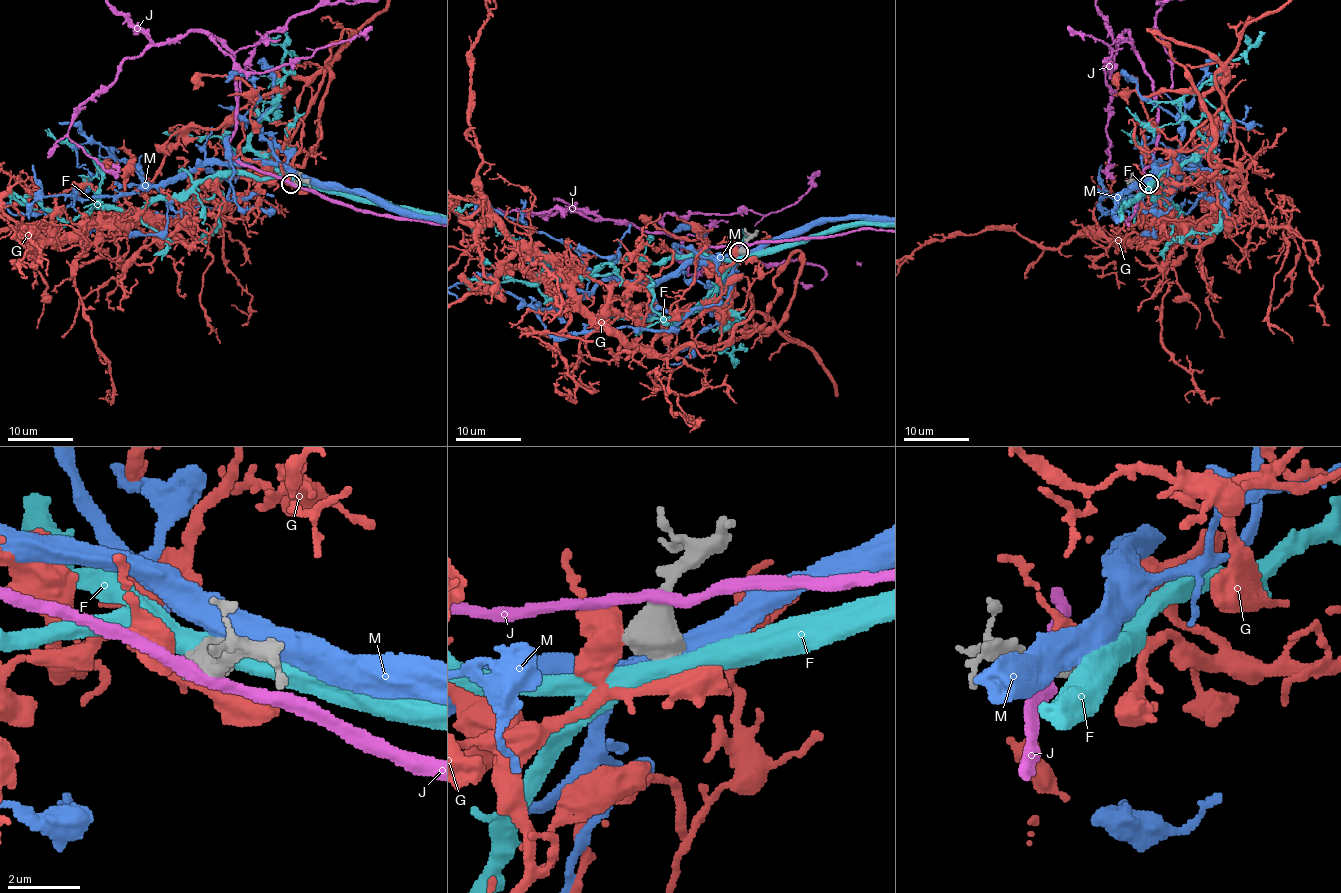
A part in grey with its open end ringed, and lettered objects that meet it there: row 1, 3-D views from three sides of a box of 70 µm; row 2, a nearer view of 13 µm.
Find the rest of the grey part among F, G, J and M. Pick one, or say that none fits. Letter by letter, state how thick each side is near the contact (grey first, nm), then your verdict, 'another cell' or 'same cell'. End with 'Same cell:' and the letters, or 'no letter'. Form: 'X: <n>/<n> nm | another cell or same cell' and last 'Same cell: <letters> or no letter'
F: 700/550 nm | another cell
G: 650/480 nm | same cell
J: 460/320 nm | another cell
M: 650/600 nm | another cell
Same cell: G

